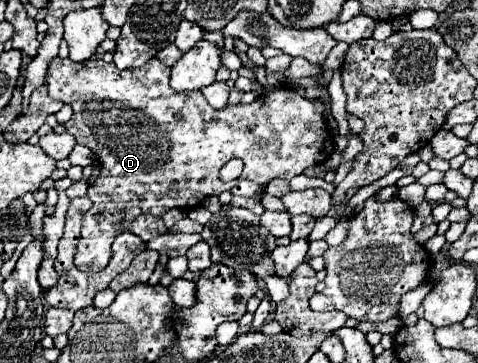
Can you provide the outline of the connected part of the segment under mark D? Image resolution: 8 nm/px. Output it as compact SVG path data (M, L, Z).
M59 56L51 60L47 84L51 98L71 104L73 108L73 116L65 124L65 130L75 136L79 144L87 146L101 164L99 178L87 190L93 206L83 216L81 238L75 252L75 266L83 272L99 272L109 264L115 236L139 214L149 212L153 216L163 216L173 208L189 210L199 206L209 196L219 196L221 192L231 190L233 182L225 184L219 180L221 166L225 166L231 158L241 158L245 162L241 174L243 180L267 184L273 178L291 180L305 168L325 162L333 152L333 138L323 120L325 106L319 100L313 102L299 96L287 86L257 98L251 104L213 110L199 90L191 94L175 94L169 86L169 68L157 58L151 58L141 68L119 70L115 64L95 58L87 62L73 62L71 58Z

